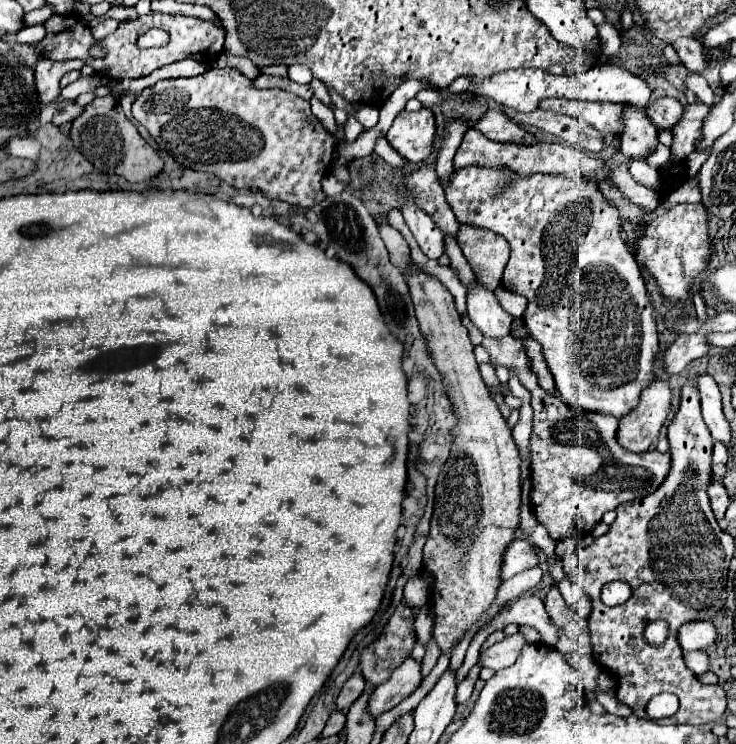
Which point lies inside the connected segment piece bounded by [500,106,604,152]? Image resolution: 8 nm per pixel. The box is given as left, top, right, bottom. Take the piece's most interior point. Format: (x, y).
(577, 133)

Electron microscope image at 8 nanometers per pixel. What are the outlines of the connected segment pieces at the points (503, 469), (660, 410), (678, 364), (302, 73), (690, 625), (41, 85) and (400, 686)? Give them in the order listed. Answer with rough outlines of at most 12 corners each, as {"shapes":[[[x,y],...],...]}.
{"shapes":[[[414,264],[420,334],[458,418],[424,568],[446,652],[496,598],[520,458],[452,294]],[[668,382],[644,388],[618,420],[618,444],[650,450],[670,412]],[[702,334],[678,336],[664,352],[664,370],[680,374],[708,356]],[[302,64],[288,66],[288,78],[298,84],[314,80]],[[710,620],[680,626],[682,650],[702,650],[716,640]],[[84,60],[36,62],[36,86],[42,104],[60,96],[60,78],[82,70]],[[408,656],[370,698],[370,714],[392,710],[422,682],[422,662]]]}

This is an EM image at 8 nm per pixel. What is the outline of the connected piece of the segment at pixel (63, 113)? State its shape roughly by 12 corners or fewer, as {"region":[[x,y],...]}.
{"region":[[66,104],[54,116],[54,124],[74,122],[84,112],[80,104]]}

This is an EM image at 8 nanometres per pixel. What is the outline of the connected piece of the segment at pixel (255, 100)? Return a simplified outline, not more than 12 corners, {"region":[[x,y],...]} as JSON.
{"region":[[236,68],[144,88],[186,168],[312,208],[336,138]]}

